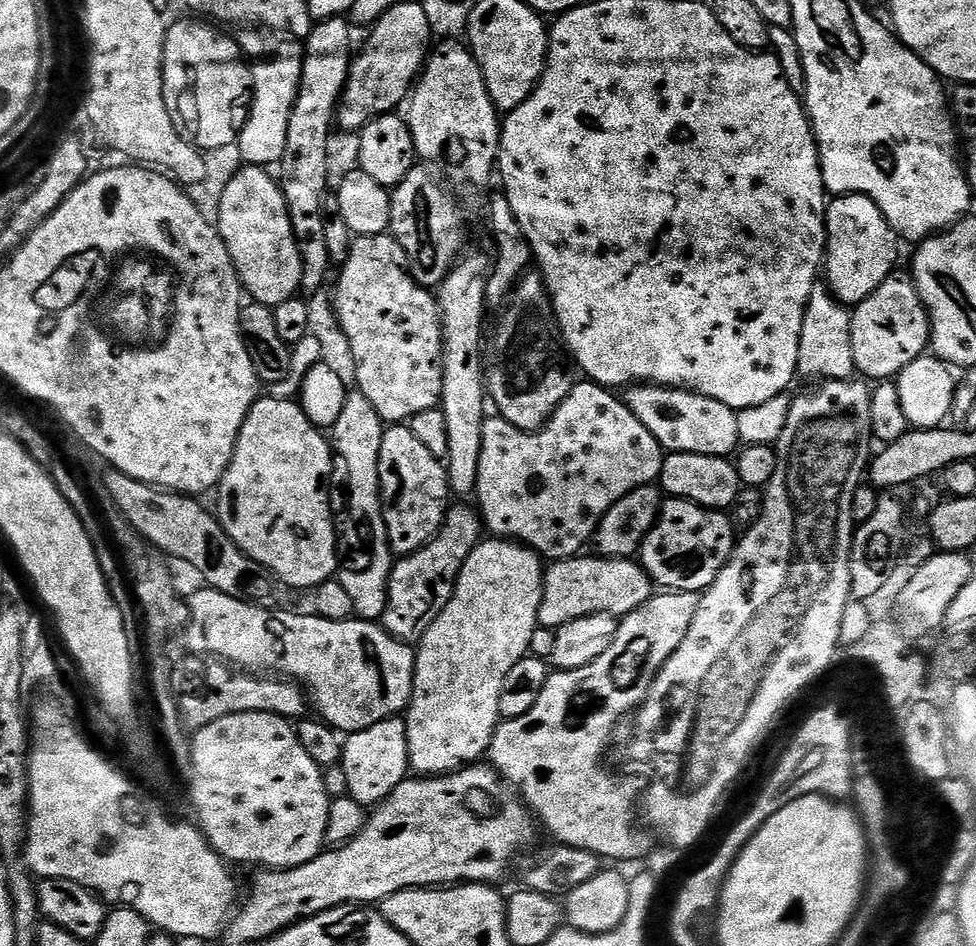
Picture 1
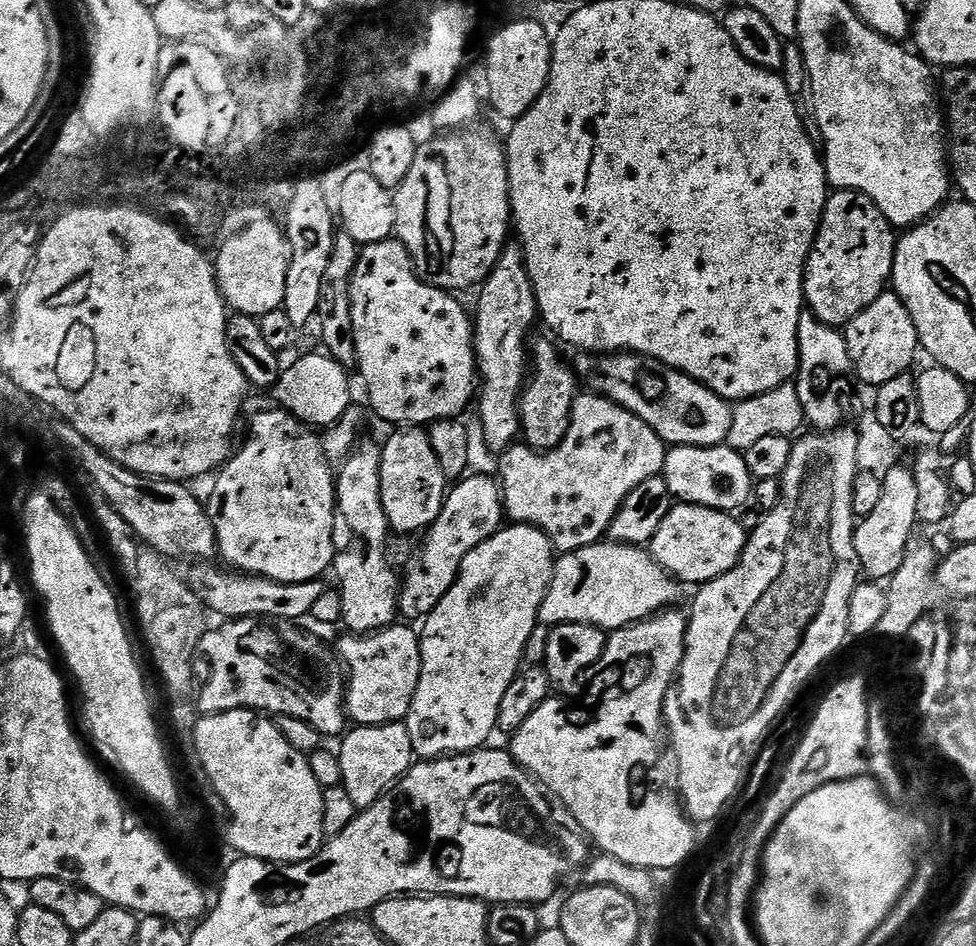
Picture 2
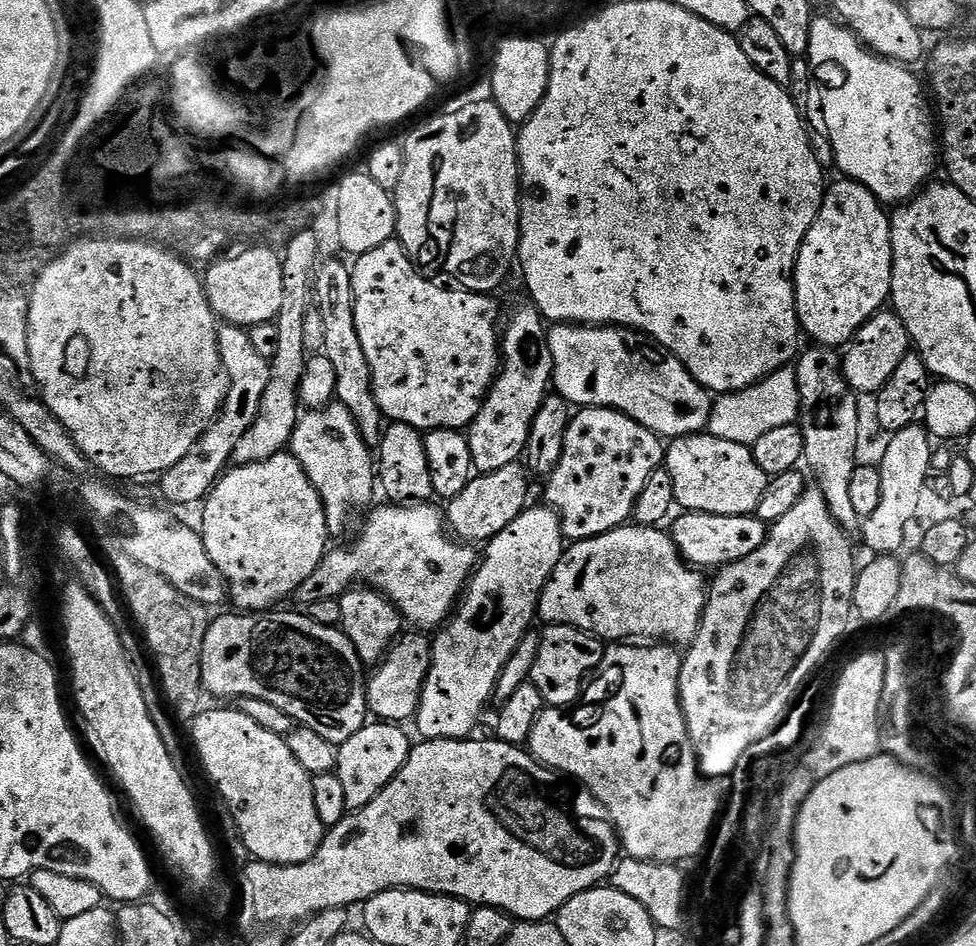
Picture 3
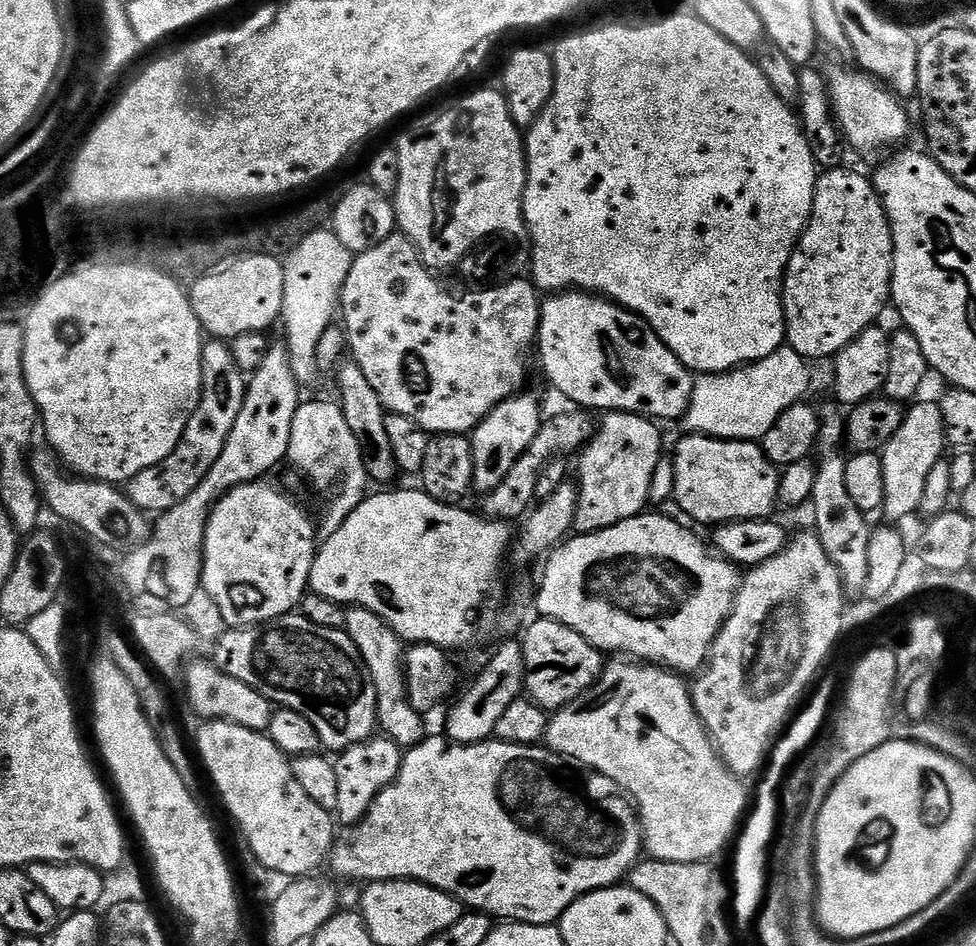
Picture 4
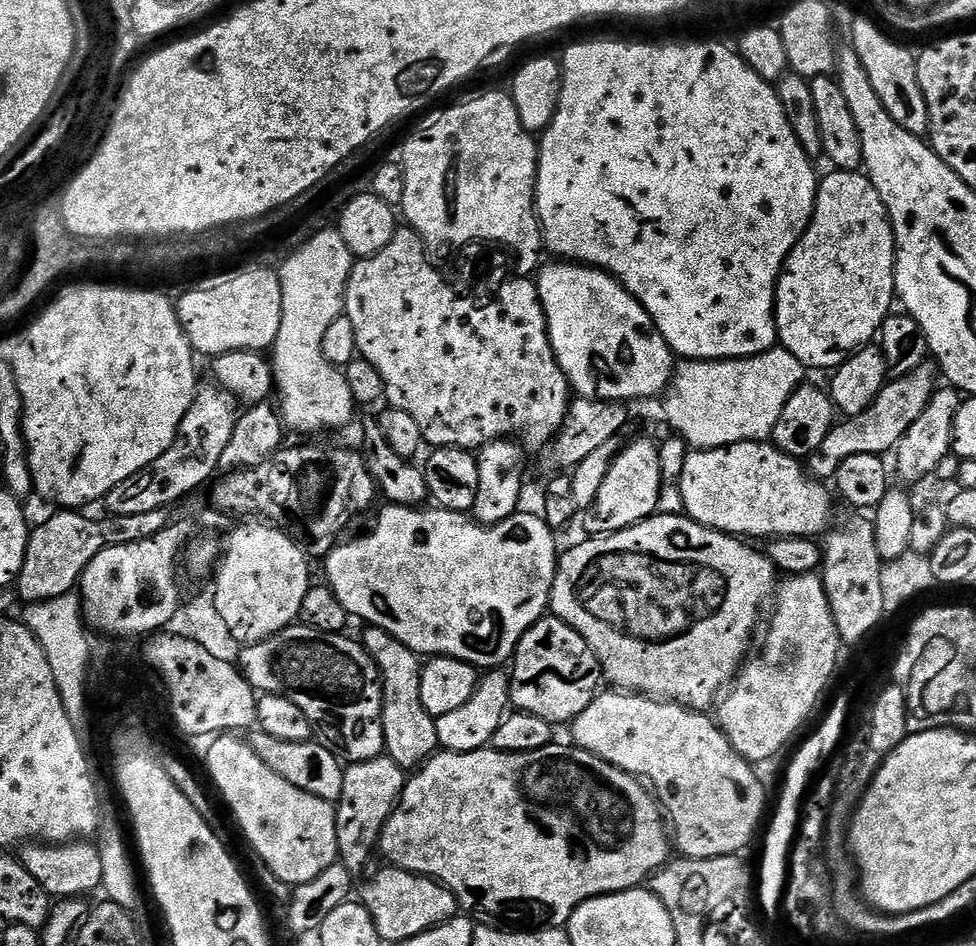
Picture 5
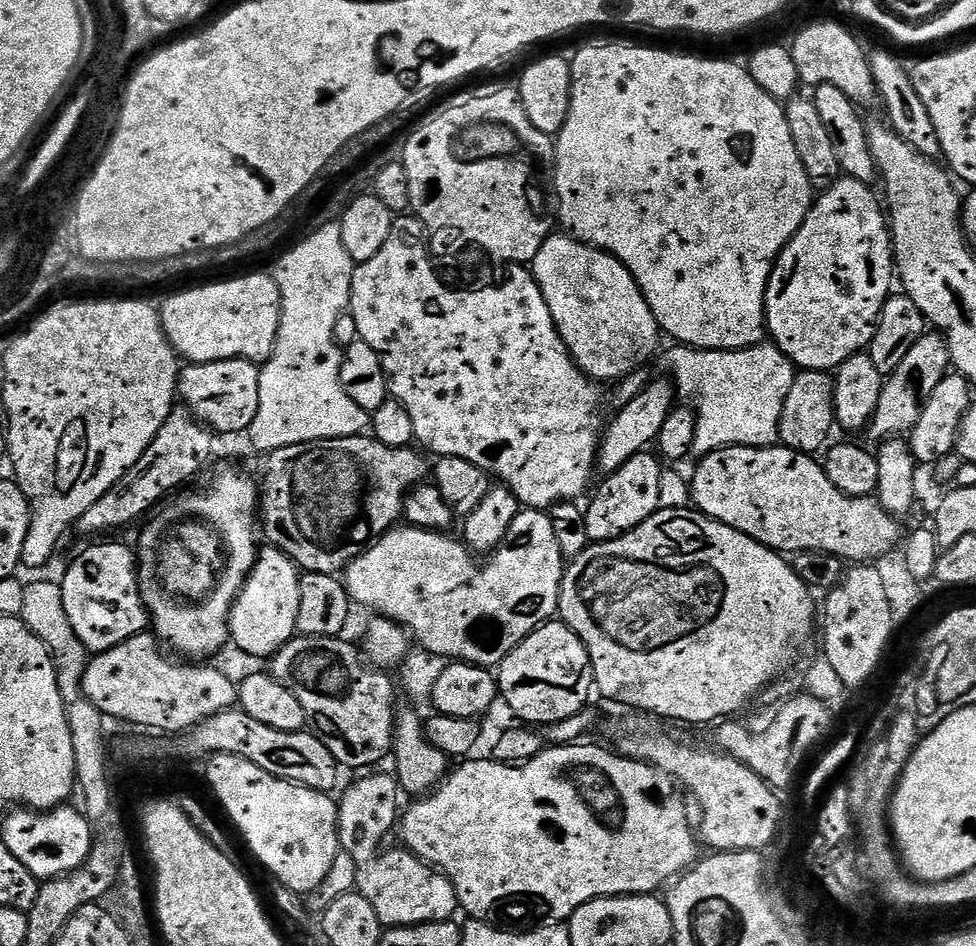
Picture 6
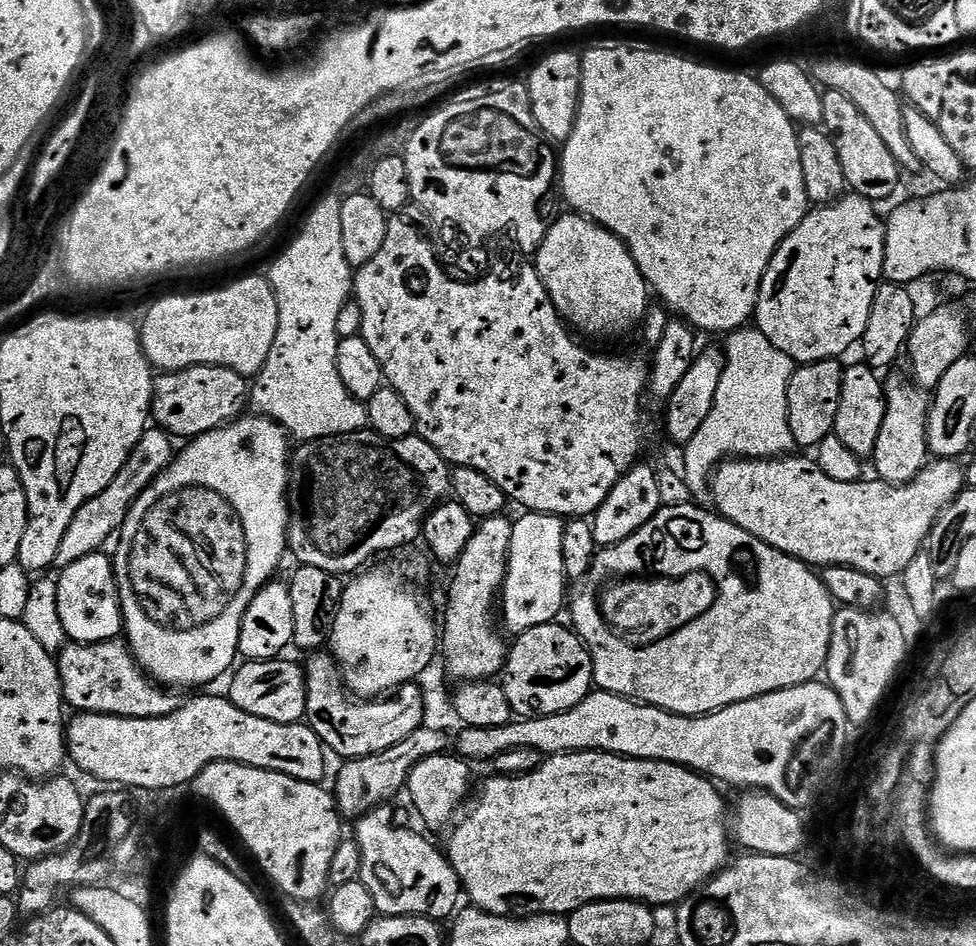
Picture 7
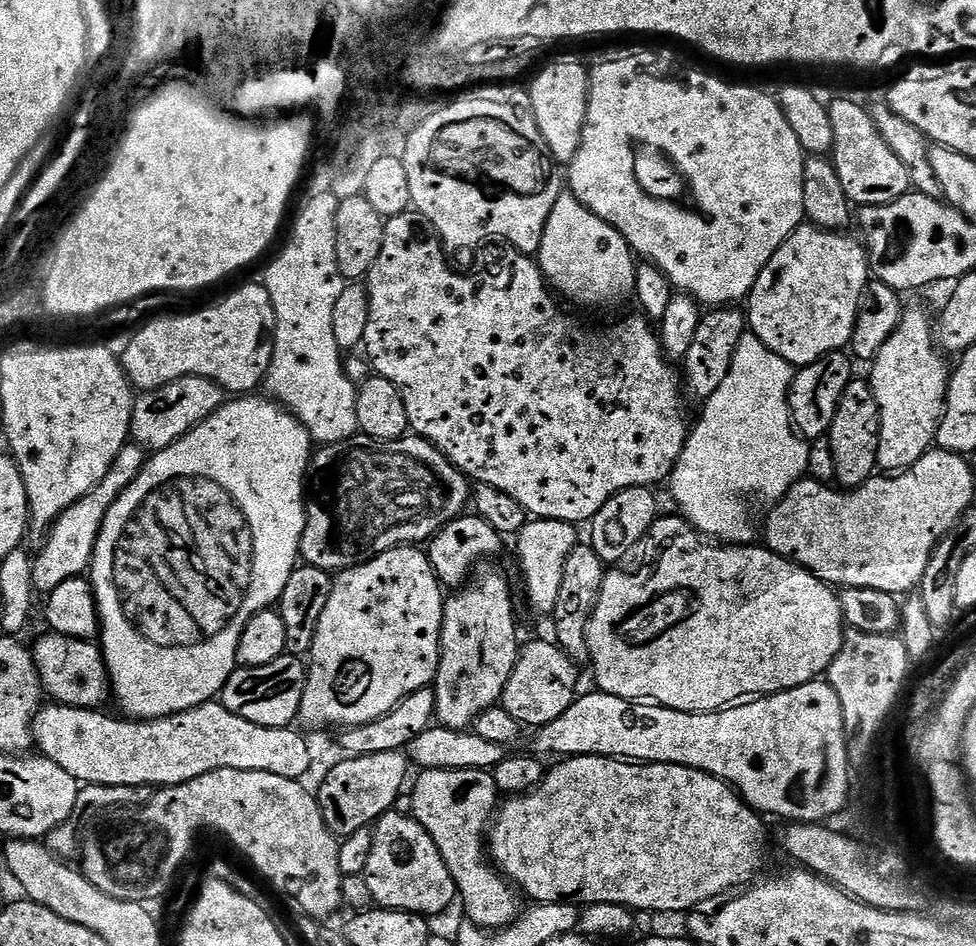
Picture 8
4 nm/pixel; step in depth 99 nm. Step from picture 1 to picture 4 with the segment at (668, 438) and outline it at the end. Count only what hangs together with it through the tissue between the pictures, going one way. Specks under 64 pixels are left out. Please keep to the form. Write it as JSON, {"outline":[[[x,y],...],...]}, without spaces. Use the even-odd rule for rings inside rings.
{"outline":[[[569,290],[559,294],[552,294],[547,297],[540,305],[540,331],[538,333],[538,356],[540,352],[540,364],[544,367],[544,372],[548,375],[548,380],[565,396],[568,400],[573,400],[573,405],[579,406],[584,410],[593,410],[592,408],[604,408],[605,413],[610,412],[634,412],[637,416],[646,416],[653,421],[676,420],[679,421],[686,414],[690,406],[692,397],[692,386],[694,383],[693,373],[679,358],[672,353],[658,338],[658,334],[648,323],[638,315],[637,312],[631,312],[629,308],[624,308],[621,304],[616,304],[613,300],[605,300],[602,296],[597,296],[590,292],[579,290]]]}

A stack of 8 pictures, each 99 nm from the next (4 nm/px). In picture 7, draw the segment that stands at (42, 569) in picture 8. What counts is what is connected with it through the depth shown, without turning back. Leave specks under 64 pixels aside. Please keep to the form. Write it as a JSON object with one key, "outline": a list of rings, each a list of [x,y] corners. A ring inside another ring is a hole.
{"outline":[[[149,427],[138,442],[138,446],[134,446],[126,466],[118,470],[118,478],[114,478],[114,482],[110,482],[110,486],[106,486],[102,494],[90,498],[90,502],[86,502],[86,506],[82,506],[82,510],[74,514],[74,522],[70,522],[70,530],[66,530],[65,536],[62,537],[62,546],[58,546],[58,558],[54,563],[57,569],[62,570],[78,562],[80,558],[86,558],[91,552],[101,551],[105,547],[103,544],[108,539],[111,541],[119,533],[126,514],[132,509],[132,503],[172,465],[174,459],[172,444],[174,444],[173,437],[164,429]]]}

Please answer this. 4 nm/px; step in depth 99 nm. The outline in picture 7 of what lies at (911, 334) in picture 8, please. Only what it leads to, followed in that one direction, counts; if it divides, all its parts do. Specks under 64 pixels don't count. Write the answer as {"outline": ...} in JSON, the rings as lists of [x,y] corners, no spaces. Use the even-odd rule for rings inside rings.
{"outline":[[[888,380],[884,396],[886,397],[886,418],[882,422],[882,434],[878,434],[876,443],[875,475],[888,484],[897,486],[909,484],[924,465],[929,463],[928,450],[928,409],[930,400],[915,383],[903,384],[900,380]]]}

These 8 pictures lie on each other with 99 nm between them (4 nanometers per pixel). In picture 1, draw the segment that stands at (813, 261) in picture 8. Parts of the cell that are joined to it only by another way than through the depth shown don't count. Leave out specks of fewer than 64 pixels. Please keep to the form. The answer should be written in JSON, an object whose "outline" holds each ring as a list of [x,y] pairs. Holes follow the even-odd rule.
{"outline":[[[837,196],[828,206],[828,242],[822,261],[829,292],[845,306],[861,304],[886,278],[893,275],[894,233],[882,210],[868,196]]]}

